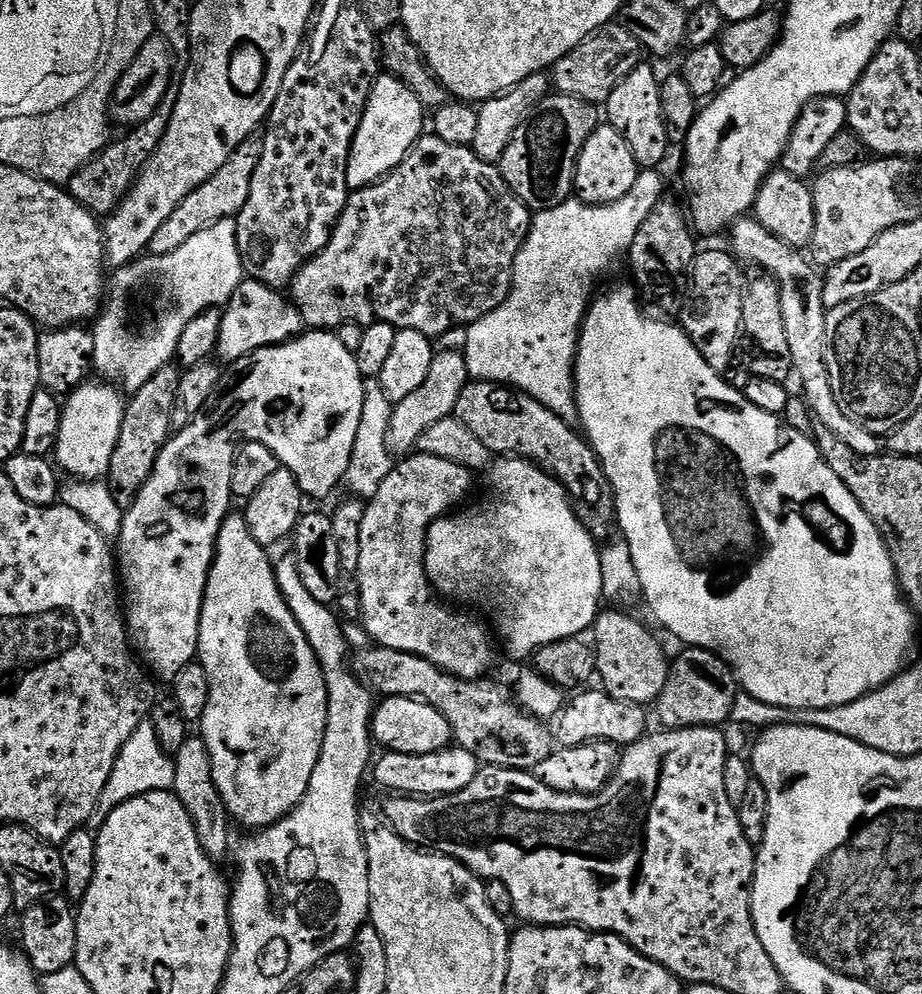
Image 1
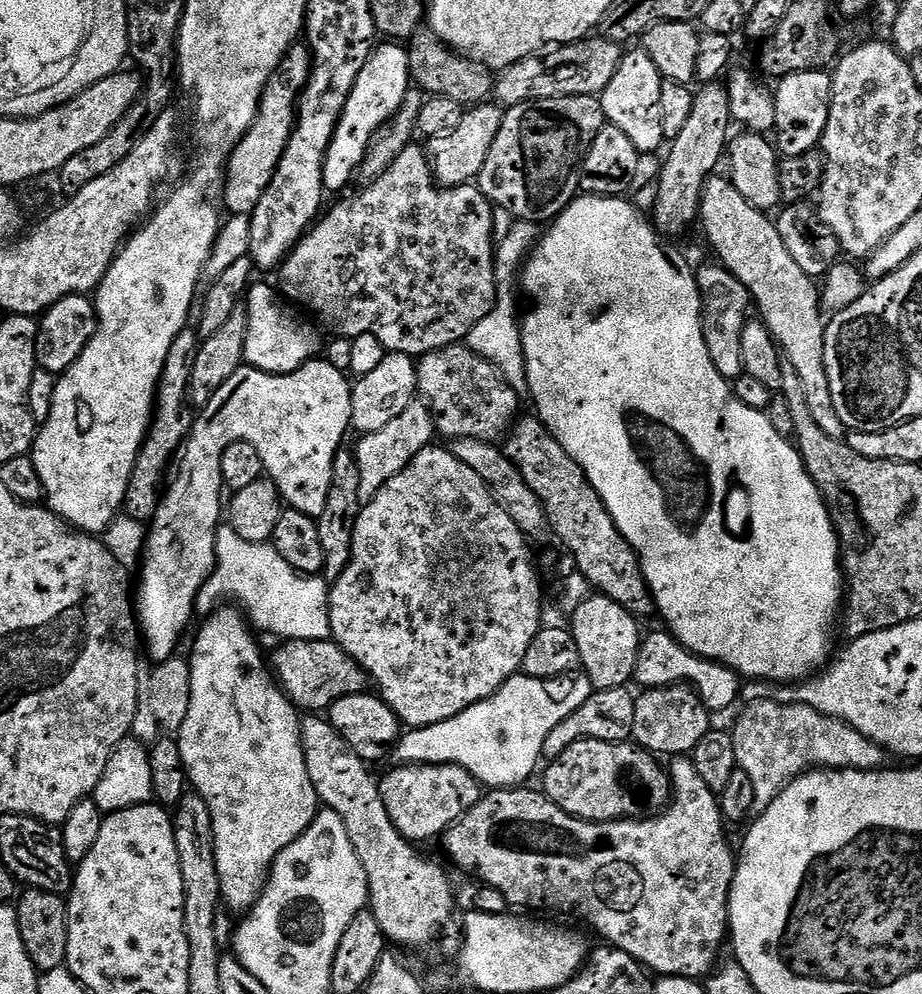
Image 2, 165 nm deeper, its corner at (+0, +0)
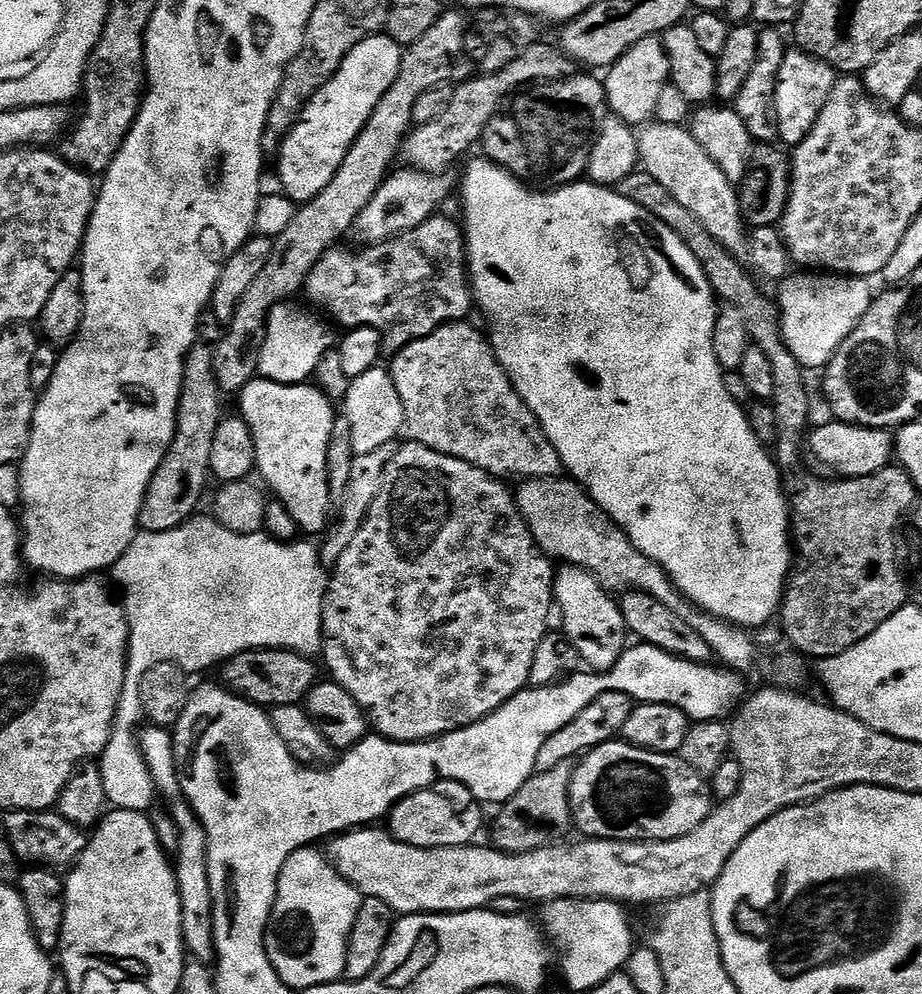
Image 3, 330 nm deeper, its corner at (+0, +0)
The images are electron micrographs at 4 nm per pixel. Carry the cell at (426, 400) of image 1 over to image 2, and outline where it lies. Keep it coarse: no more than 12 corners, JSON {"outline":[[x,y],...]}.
{"outline":[[414,402],[354,444],[361,505],[437,439]]}

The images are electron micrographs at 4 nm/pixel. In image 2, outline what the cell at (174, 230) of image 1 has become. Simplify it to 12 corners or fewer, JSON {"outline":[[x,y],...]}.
{"outline":[[293,46],[228,158],[223,207],[262,202],[296,129],[312,54]]}

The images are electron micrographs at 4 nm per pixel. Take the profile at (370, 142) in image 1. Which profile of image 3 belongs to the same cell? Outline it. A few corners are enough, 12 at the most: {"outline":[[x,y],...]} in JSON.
{"outline":[[358,42],[278,153],[299,206],[338,174],[390,82],[401,45]]}

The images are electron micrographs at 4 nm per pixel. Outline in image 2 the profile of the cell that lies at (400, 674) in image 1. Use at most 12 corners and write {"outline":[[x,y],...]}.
{"outline":[[331,639],[284,640],[280,691],[320,714],[363,695],[368,673]]}

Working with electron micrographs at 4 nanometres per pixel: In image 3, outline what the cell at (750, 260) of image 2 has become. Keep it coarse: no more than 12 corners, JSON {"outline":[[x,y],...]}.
{"outline":[[684,126],[641,127],[640,164],[740,258],[737,189]]}

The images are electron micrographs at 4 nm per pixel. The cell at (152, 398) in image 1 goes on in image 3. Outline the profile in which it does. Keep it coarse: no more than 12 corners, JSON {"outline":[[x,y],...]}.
{"outline":[[211,310],[184,357],[176,433],[144,495],[139,527],[197,515],[222,419]]}

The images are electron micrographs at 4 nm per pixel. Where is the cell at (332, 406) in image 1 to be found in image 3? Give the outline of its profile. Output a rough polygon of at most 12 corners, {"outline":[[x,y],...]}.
{"outline":[[251,380],[258,476],[305,537],[329,527],[338,415],[311,383]]}

